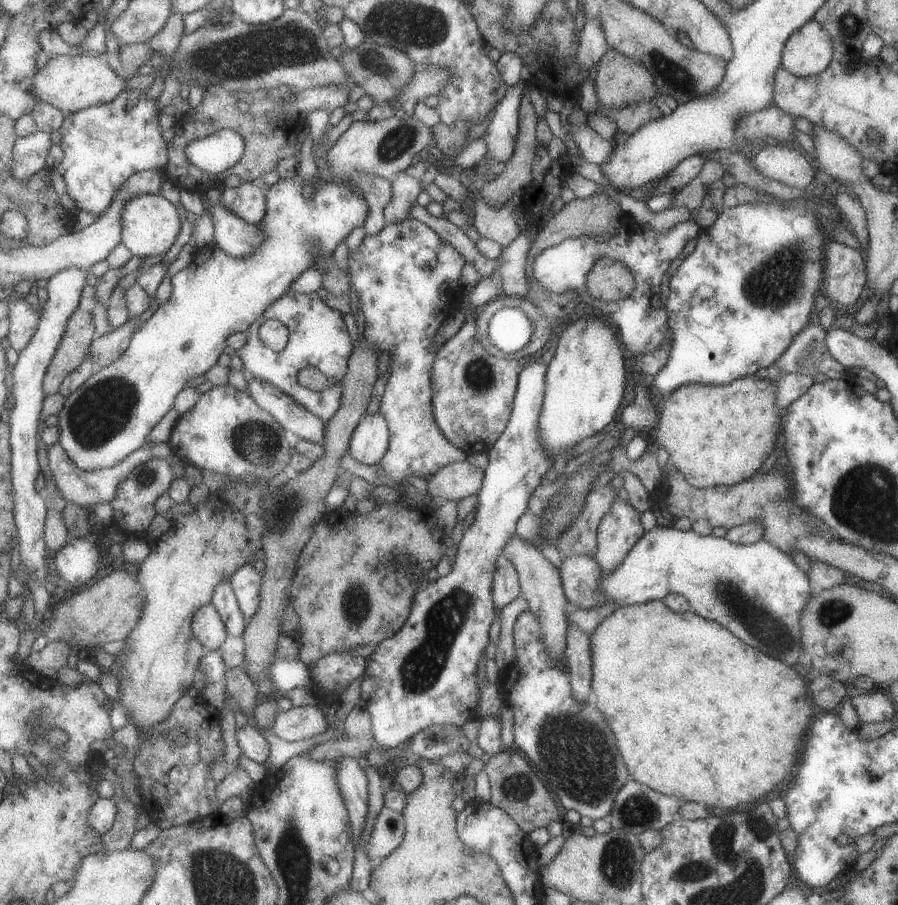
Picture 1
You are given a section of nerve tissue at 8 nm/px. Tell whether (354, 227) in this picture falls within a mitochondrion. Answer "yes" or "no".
no

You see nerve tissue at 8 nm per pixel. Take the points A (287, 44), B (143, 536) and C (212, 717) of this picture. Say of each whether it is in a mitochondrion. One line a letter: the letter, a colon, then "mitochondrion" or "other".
A: mitochondrion
B: other
C: other

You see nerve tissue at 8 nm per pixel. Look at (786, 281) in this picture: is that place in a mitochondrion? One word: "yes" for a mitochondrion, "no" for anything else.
yes

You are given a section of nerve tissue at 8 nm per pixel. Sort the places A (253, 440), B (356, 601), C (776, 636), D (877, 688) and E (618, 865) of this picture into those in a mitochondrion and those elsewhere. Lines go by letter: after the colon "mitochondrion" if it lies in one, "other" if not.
A: mitochondrion
B: mitochondrion
C: mitochondrion
D: other
E: mitochondrion

